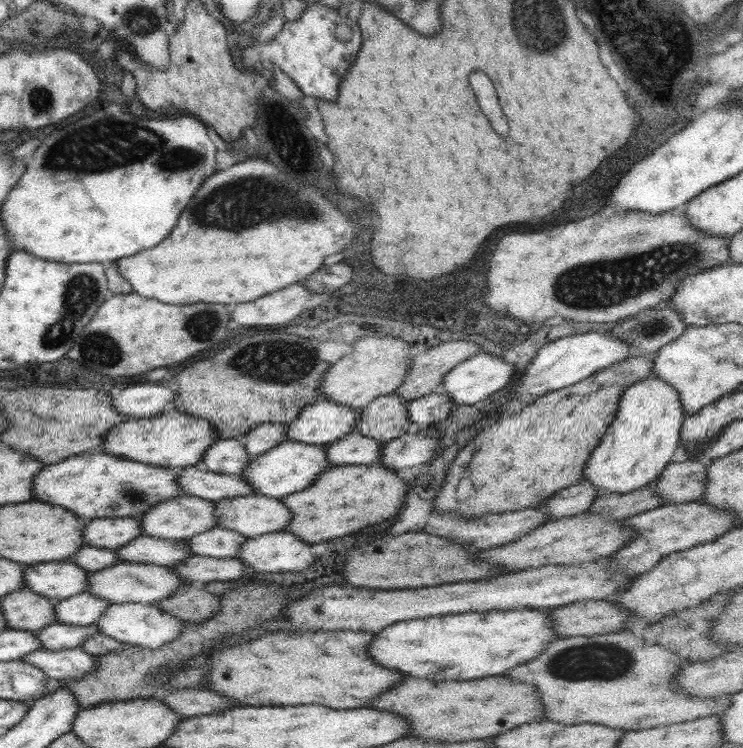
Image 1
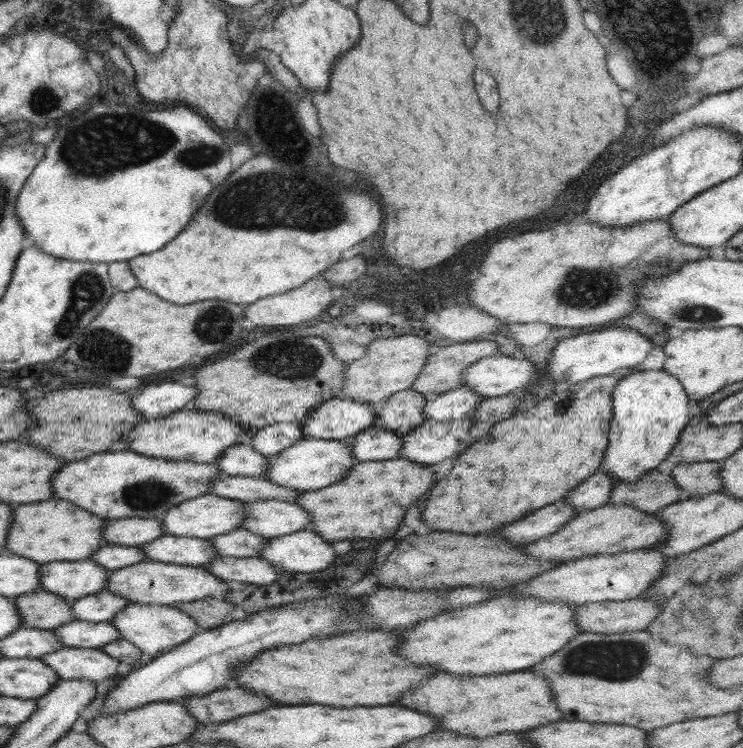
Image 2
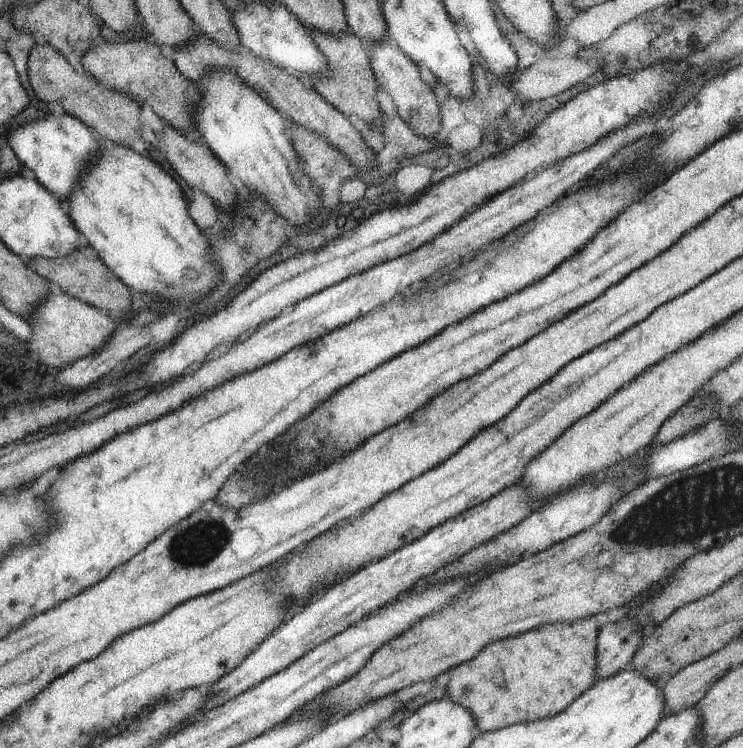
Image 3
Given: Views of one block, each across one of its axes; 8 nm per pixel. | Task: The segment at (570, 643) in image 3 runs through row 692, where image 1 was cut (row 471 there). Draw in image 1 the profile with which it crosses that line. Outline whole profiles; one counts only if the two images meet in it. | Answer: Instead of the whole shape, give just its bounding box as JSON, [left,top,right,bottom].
[432,356,651,517]

